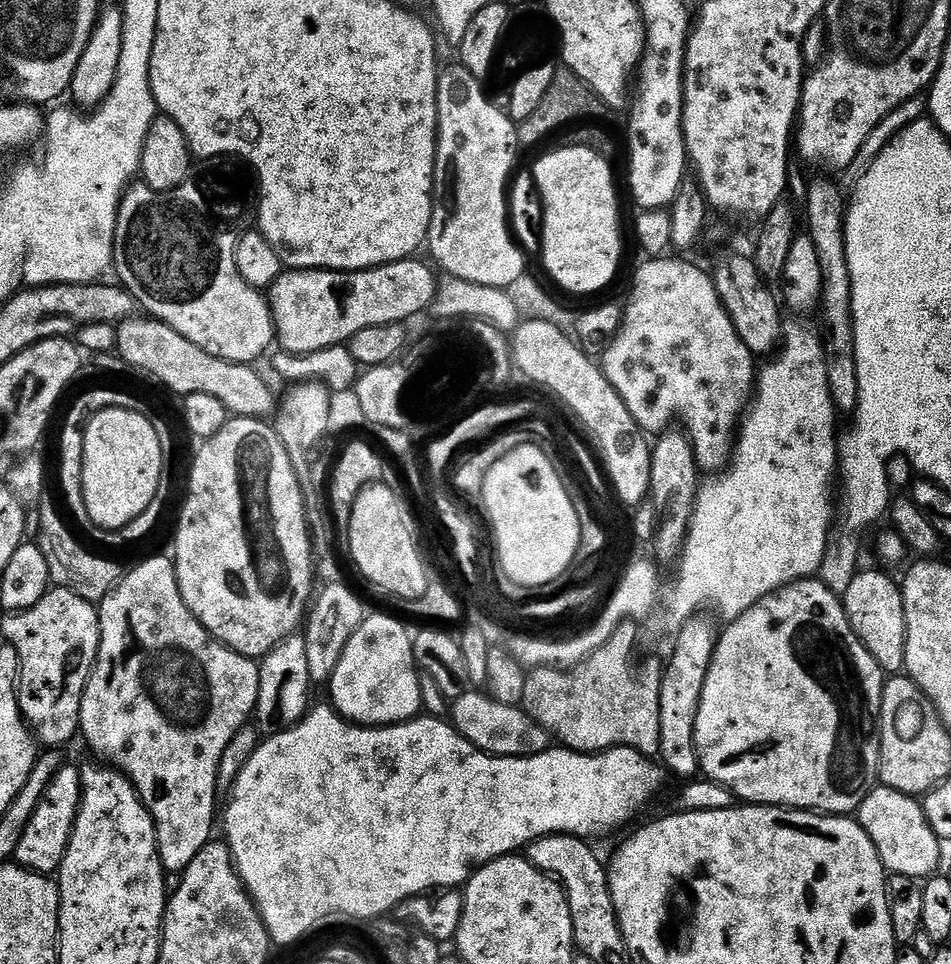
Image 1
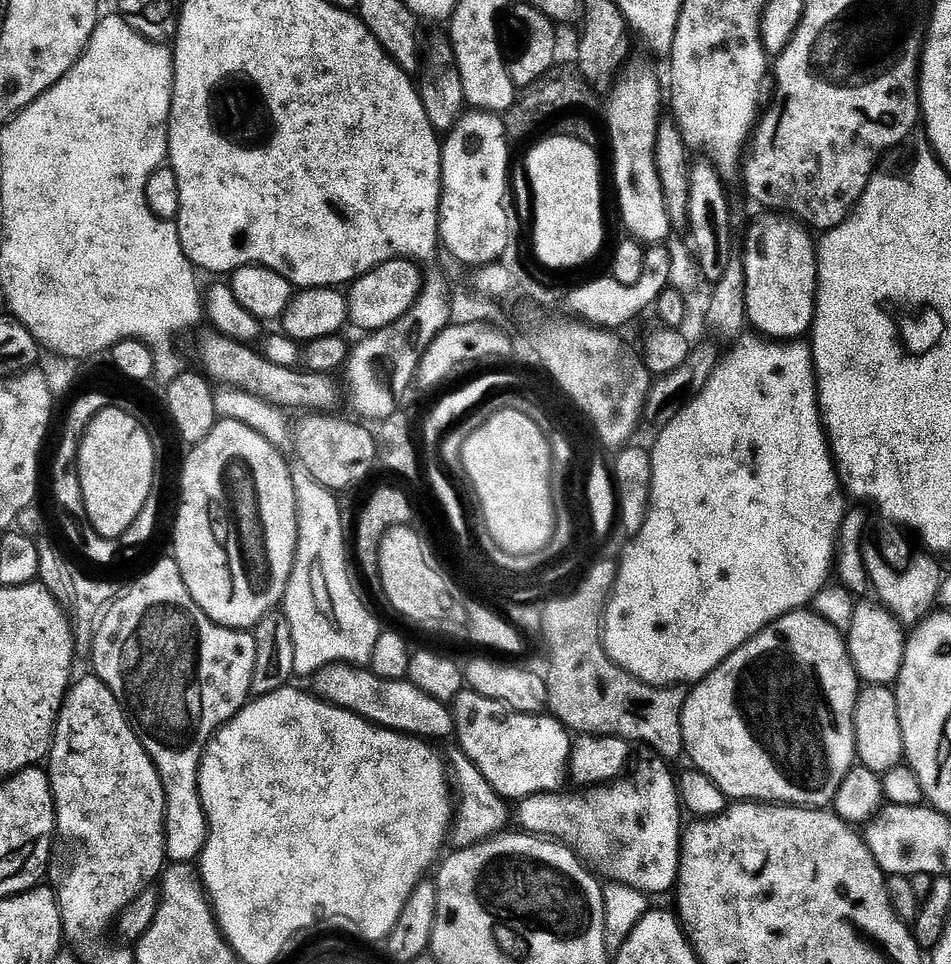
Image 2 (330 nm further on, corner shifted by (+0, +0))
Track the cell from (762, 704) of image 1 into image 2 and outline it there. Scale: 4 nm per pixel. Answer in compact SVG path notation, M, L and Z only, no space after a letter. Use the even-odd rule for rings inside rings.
M768 627L750 637L734 654L730 654L730 658L723 660L705 680L699 681L689 691L682 710L684 752L692 759L689 760L691 767L708 775L729 801L799 806L804 801L804 792L788 788L788 784L776 776L776 768L768 764L768 756L764 756L764 752L752 744L752 736L744 732L744 724L740 724L740 716L736 716L736 704L732 704L732 692L736 692L736 676L740 676L740 668L744 668L752 656L760 656L764 648L768 648Z

